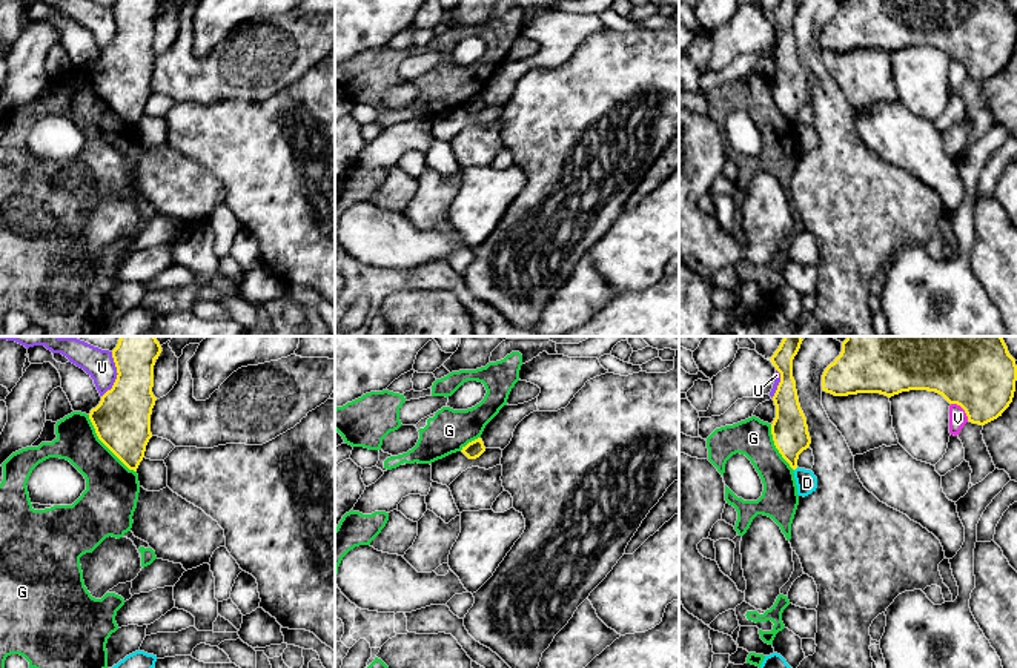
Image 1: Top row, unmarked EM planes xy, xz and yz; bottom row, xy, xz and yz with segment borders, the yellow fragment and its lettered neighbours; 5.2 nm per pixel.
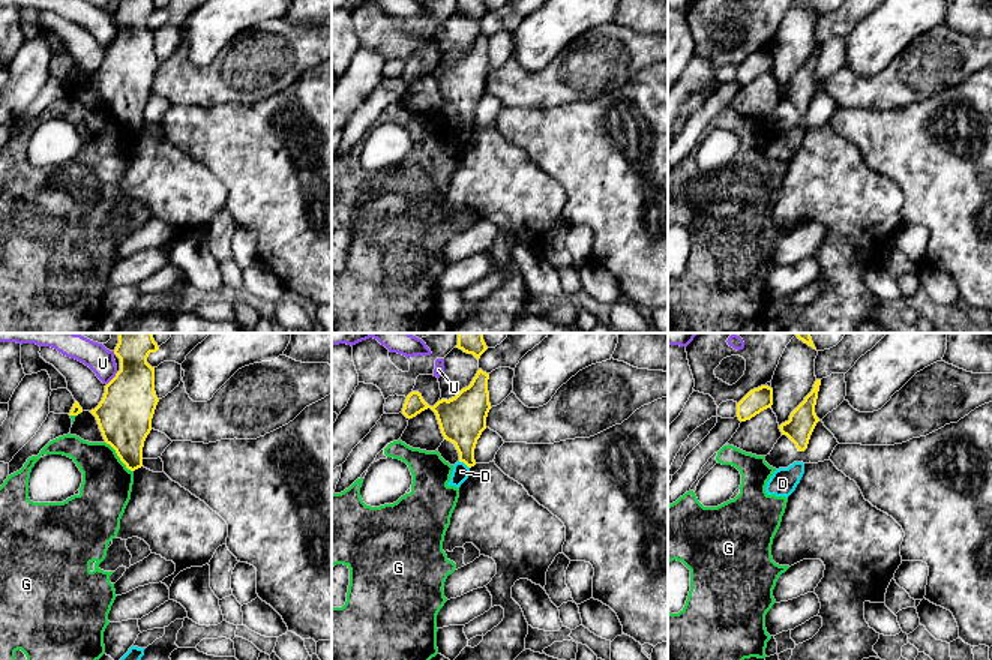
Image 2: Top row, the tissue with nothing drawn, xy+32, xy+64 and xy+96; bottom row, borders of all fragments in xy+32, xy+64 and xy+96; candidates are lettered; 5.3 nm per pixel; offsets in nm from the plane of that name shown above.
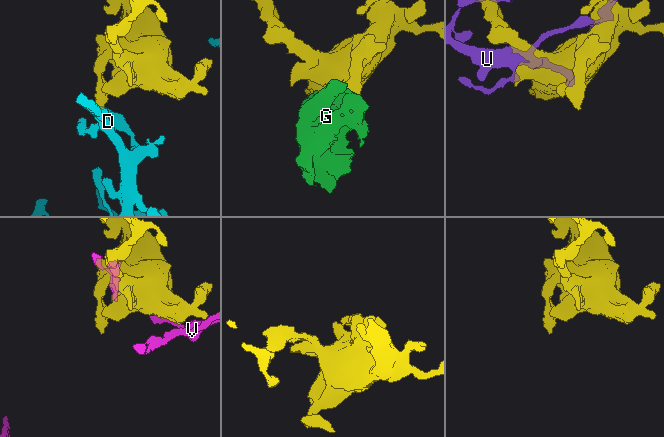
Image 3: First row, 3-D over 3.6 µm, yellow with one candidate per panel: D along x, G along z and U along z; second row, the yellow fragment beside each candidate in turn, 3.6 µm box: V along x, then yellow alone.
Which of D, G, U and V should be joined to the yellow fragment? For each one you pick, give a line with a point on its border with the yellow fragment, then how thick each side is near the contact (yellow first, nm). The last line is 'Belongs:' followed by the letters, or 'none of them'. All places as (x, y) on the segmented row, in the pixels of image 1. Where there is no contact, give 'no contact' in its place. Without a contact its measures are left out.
Belongs: none of them

